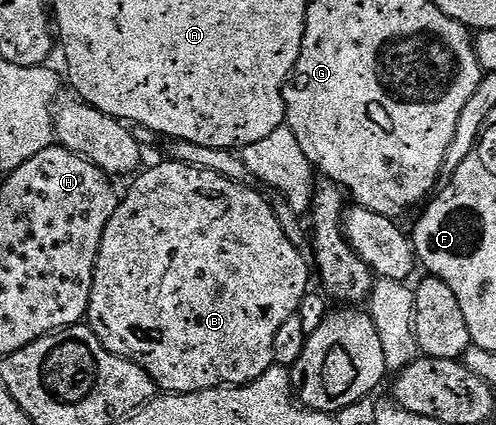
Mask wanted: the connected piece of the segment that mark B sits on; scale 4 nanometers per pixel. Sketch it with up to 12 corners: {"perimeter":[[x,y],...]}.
{"perimeter":[[132,179],[87,325],[158,391],[245,386],[311,266],[260,189]]}

